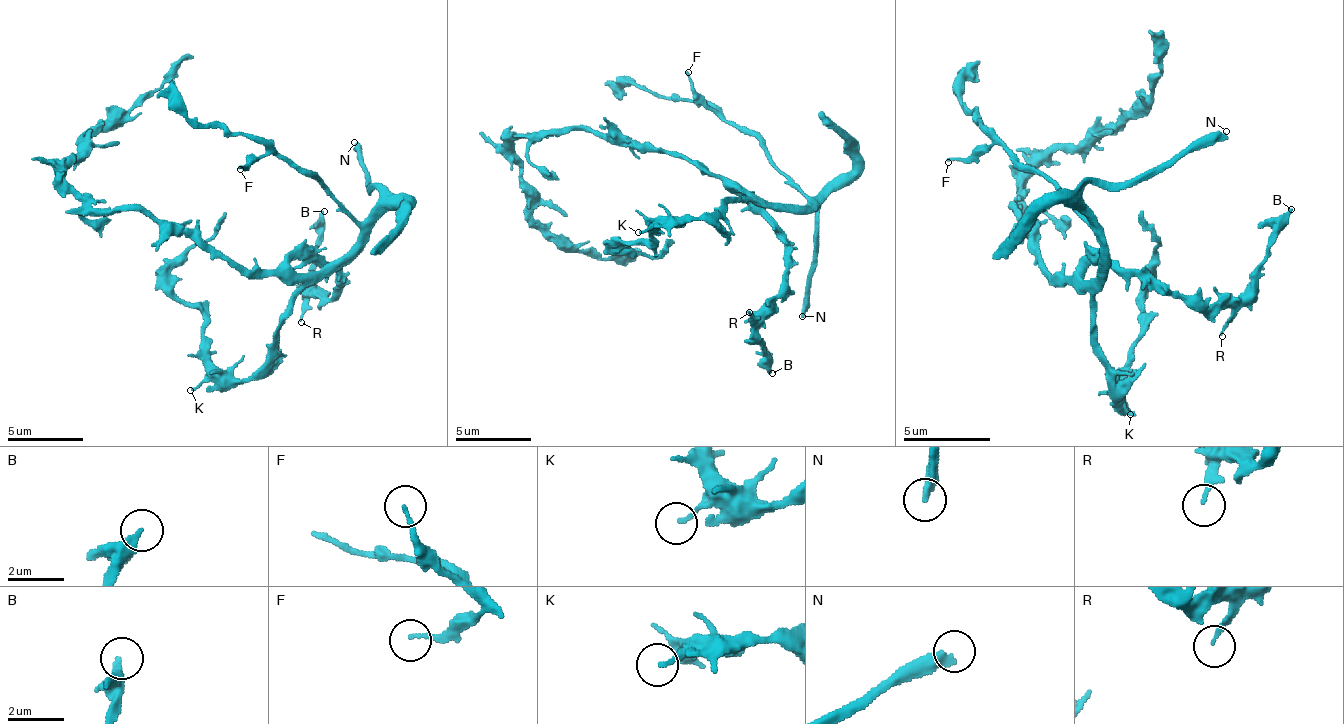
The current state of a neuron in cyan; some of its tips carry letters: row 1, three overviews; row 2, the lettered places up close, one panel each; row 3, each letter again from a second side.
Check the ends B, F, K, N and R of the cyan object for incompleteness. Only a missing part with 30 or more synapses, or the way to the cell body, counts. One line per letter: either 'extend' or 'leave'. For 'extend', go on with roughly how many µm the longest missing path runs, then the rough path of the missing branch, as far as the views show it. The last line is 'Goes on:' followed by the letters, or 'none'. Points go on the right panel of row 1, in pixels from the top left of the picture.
B: leave
F: leave
K: leave
N: extend | 90 µm
R: leave
Goes on: N

